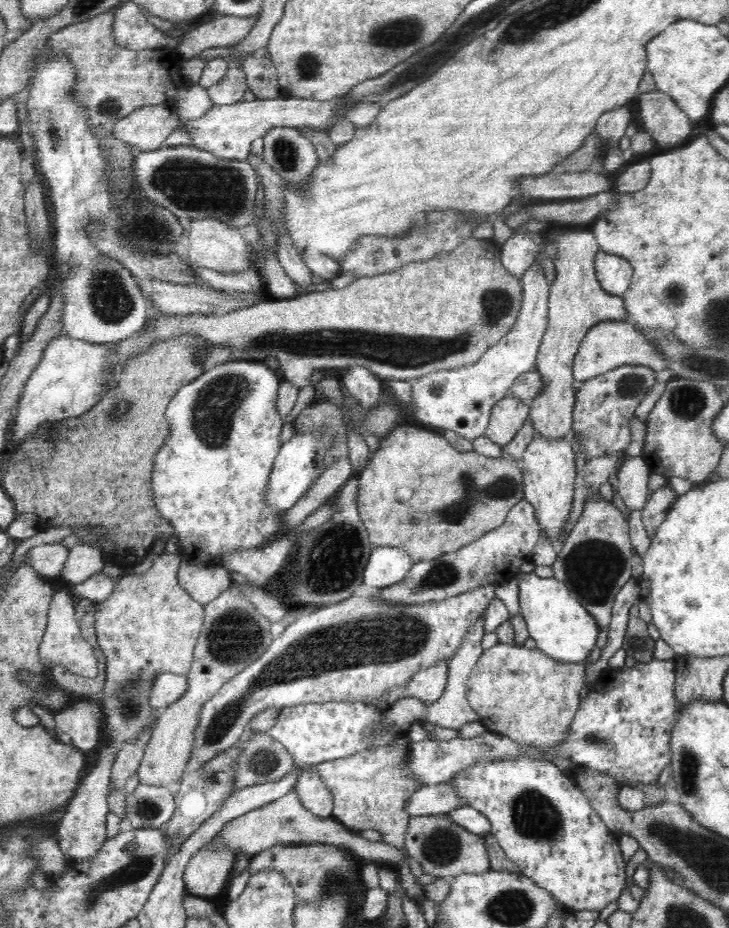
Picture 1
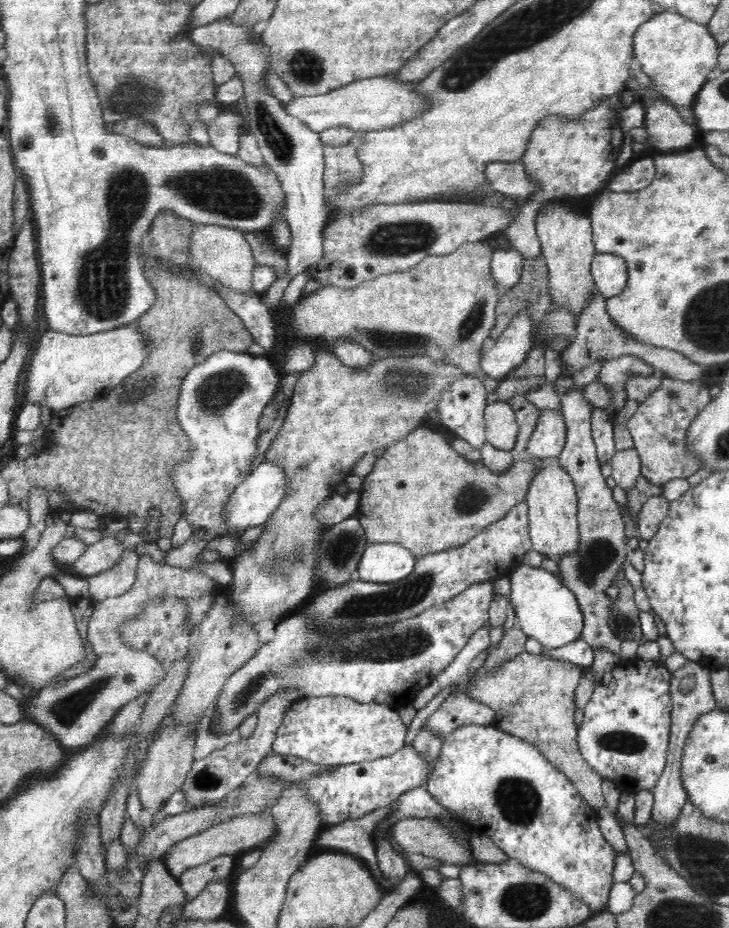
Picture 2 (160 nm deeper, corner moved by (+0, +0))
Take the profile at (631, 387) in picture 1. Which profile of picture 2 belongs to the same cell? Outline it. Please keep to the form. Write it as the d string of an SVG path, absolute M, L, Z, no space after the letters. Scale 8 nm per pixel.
M634 356L618 357L612 361L606 361L600 368L596 382L605 384L613 392L608 412L614 414L618 408L622 408L626 402L626 392L624 392L624 382L632 376L652 376L653 366L646 361L637 360Z

